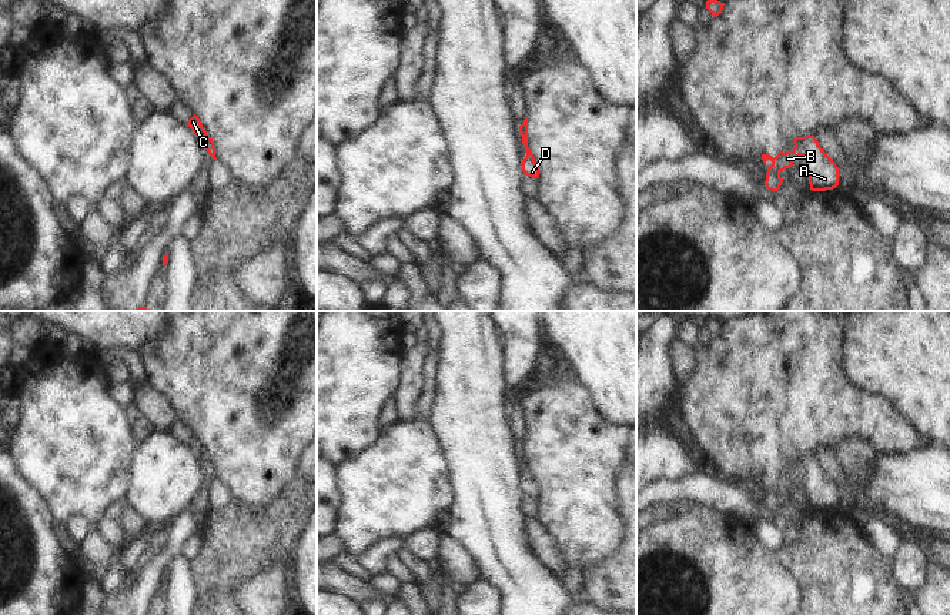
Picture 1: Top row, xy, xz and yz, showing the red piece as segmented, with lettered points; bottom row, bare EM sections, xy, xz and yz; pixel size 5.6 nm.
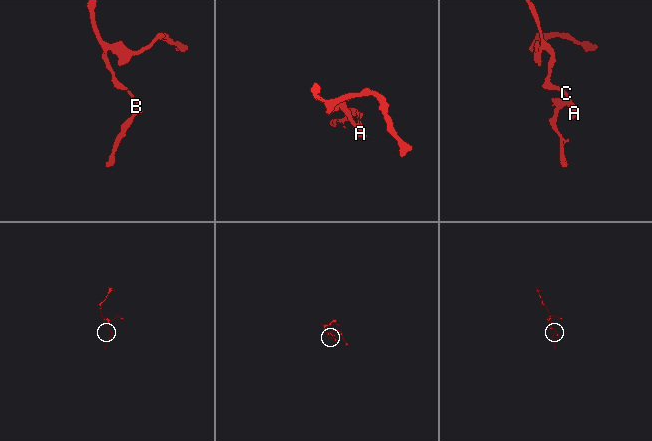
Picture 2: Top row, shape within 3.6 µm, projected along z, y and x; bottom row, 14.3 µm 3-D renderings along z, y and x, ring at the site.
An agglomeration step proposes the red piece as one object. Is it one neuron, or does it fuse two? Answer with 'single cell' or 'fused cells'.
fused cells

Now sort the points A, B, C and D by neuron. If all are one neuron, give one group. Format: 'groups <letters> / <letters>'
groups A C D / B

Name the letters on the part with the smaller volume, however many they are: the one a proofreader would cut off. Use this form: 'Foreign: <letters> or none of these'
Foreign: B

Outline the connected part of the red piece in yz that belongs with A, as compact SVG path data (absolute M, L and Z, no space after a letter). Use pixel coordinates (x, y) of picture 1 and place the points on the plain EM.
M805 455L802 475L812 511L833 509L839 505L839 487L823 471L814 455Z

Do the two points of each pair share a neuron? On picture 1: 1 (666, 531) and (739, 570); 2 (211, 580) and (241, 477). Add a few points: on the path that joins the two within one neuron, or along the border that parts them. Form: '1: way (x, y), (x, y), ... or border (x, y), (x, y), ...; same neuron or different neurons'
1: way (685, 550), (709, 570), (721, 570); same neuron
2: border (234, 501), (243, 505), (267, 507); different neurons

